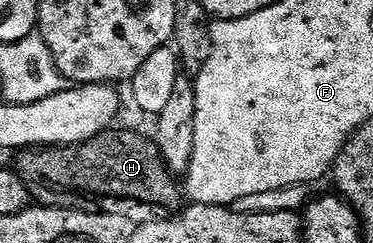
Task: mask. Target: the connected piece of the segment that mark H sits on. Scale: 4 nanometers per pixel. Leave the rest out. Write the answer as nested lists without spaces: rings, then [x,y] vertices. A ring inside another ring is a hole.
[[[118,129],[105,130],[103,134],[92,136],[92,140],[84,140],[75,146],[23,148],[16,154],[16,173],[34,188],[41,182],[47,182],[62,190],[75,190],[78,194],[127,198],[130,202],[143,202],[146,206],[170,210],[166,212],[177,211],[183,205],[184,190],[179,179],[168,168],[164,156],[160,156],[160,148],[153,137],[146,135],[145,138],[134,130]]]

